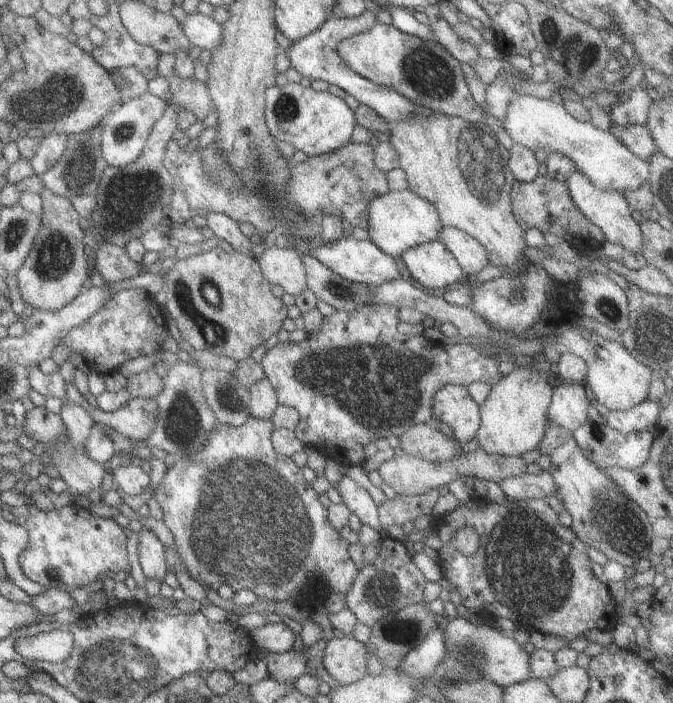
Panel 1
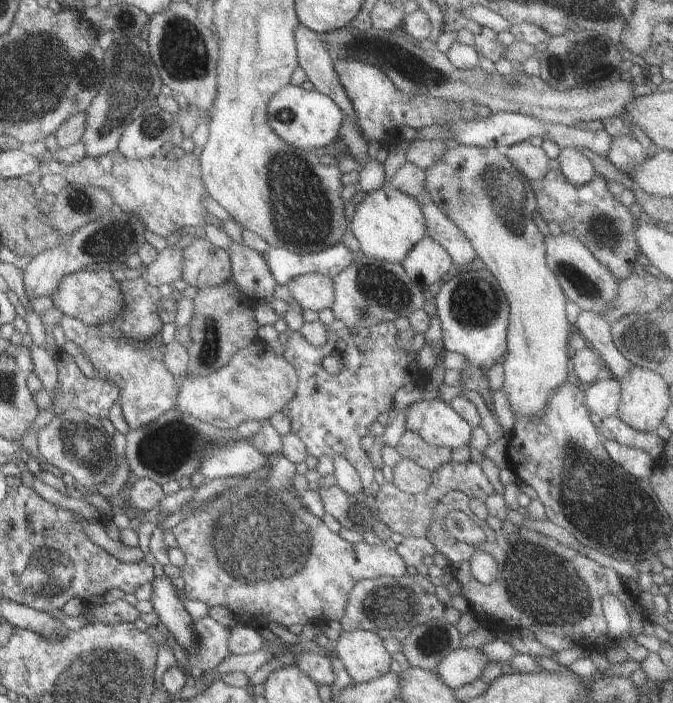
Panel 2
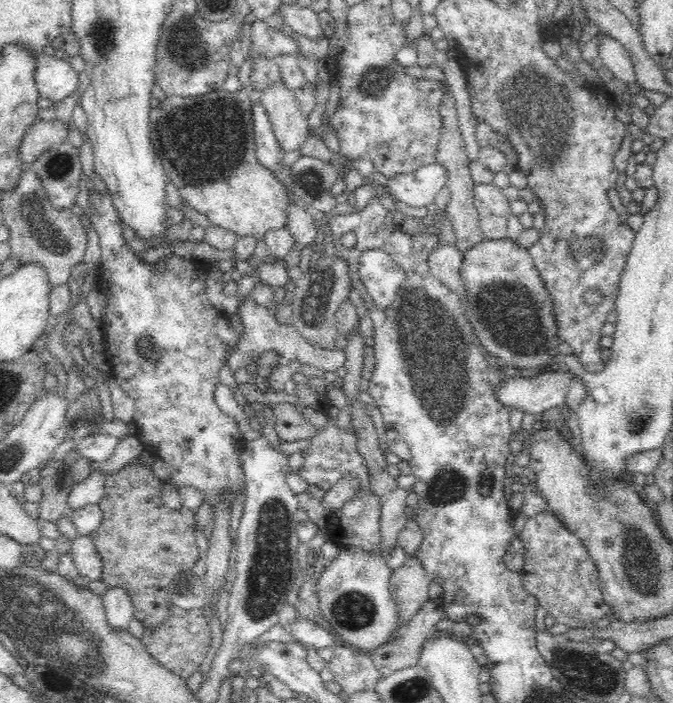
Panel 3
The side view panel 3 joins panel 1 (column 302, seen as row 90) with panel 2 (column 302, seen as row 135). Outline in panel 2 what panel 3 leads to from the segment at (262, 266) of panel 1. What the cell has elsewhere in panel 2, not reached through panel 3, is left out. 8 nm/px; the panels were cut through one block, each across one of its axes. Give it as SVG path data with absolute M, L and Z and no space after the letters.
M307 273L293 278L285 284L288 294L302 310L319 312L333 304L333 282L331 277L319 273Z

